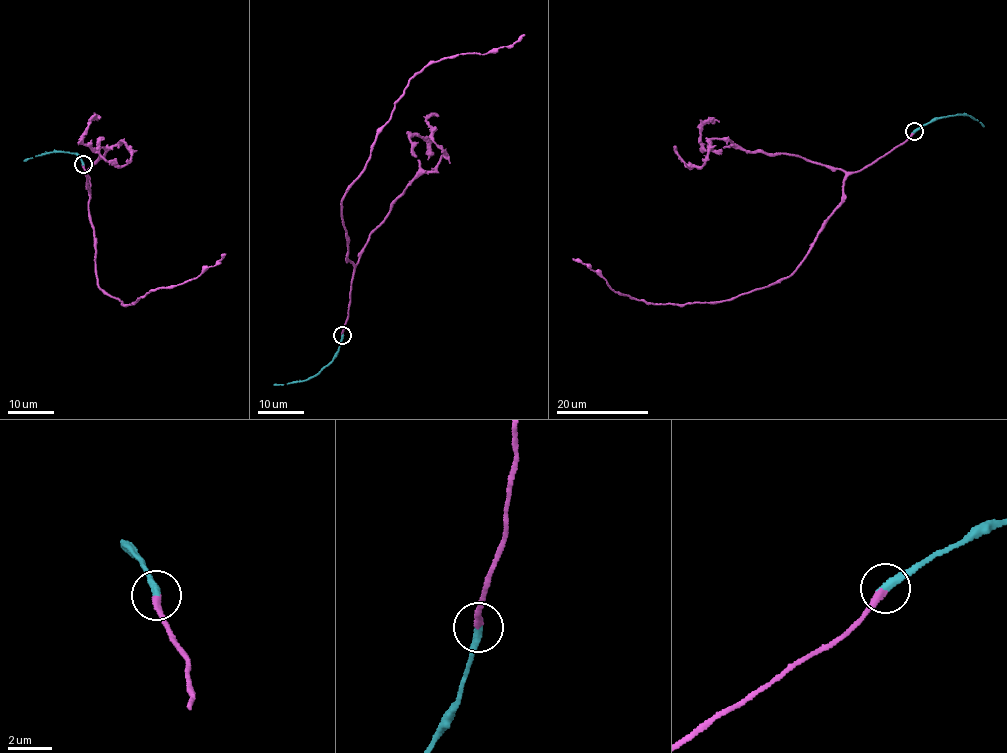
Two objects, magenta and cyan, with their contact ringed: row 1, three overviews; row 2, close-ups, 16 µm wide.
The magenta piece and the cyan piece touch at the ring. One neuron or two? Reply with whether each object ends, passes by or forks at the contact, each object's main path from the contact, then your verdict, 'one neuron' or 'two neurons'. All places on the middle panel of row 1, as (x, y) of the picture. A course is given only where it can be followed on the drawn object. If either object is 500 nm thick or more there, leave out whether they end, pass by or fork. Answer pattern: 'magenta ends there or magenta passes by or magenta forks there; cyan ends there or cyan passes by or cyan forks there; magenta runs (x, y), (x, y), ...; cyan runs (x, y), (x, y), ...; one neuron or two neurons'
magenta ends there; cyan ends there; magenta runs (342, 335), (353, 266), (345, 259), (348, 243), (341, 202), (394, 104), (431, 63), (510, 46), (524, 34); cyan runs (342, 335), (337, 351), (316, 374), (287, 384), (274, 384); one neuron

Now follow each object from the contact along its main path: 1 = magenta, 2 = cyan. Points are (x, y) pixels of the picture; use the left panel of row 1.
1: (83, 164), (90, 181), (98, 286), (122, 305), (152, 289), (199, 276), (224, 253)
2: (83, 164), (79, 156), (61, 151), (24, 160)

